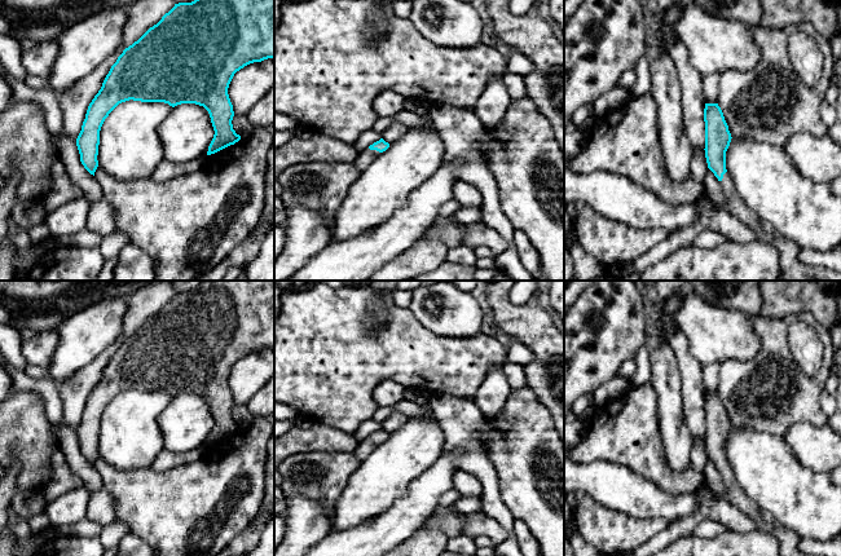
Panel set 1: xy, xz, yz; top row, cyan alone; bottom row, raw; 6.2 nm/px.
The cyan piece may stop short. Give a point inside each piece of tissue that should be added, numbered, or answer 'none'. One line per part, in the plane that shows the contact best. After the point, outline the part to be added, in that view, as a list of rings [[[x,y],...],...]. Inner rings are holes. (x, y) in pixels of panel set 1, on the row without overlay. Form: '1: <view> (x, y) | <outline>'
1: xz (364, 448) | [[[369,437],[358,441],[356,449],[355,449],[355,455],[362,462],[364,459],[366,459],[371,451],[382,442],[377,441],[377,440],[370,440]]]

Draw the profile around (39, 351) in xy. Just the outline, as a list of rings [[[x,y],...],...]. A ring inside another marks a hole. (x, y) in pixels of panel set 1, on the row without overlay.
[[[44,331],[21,344],[22,354],[27,363],[47,367],[58,345],[56,331]]]

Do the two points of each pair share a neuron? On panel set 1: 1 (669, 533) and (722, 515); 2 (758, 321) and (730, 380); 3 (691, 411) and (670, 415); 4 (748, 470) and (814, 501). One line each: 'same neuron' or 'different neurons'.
1: same neuron
2: same neuron
3: different neurons
4: same neuron

